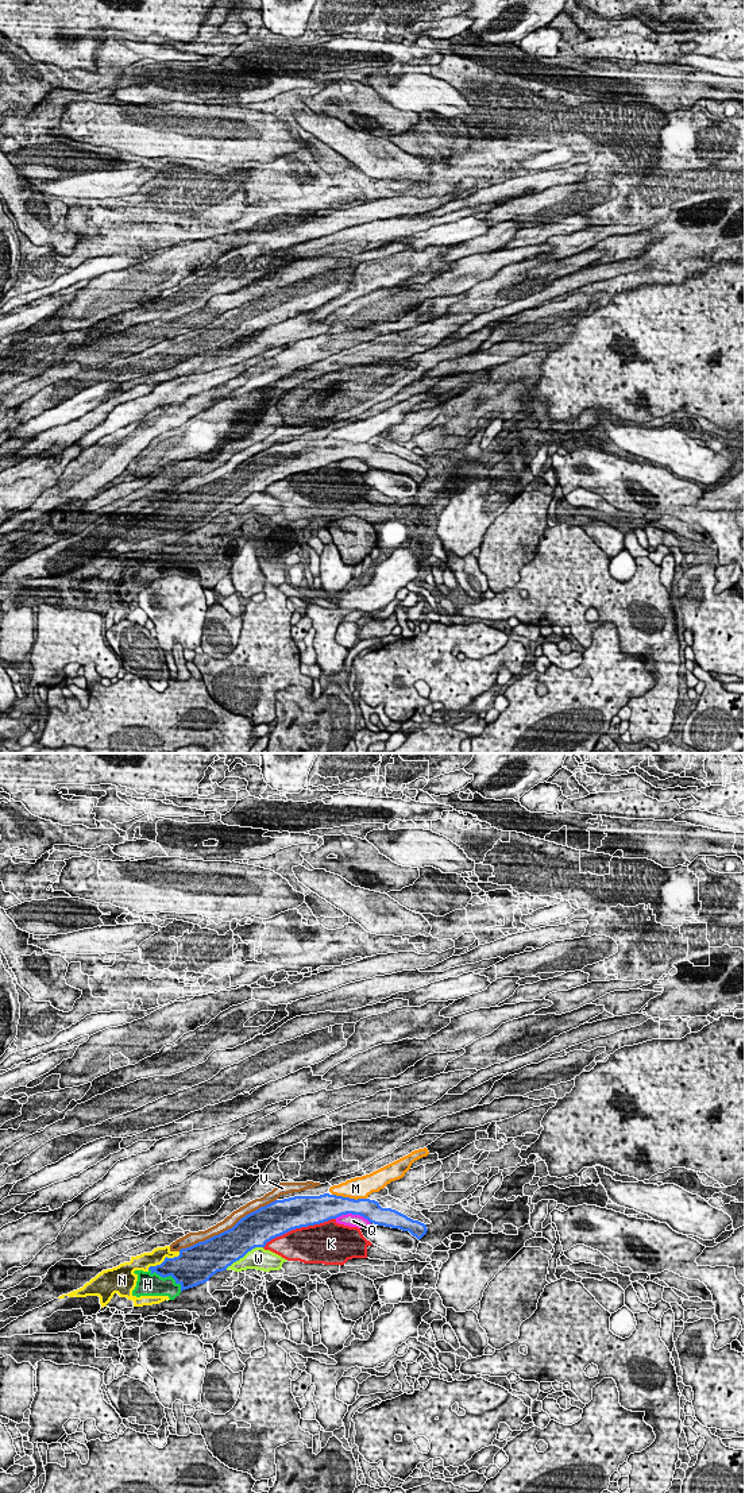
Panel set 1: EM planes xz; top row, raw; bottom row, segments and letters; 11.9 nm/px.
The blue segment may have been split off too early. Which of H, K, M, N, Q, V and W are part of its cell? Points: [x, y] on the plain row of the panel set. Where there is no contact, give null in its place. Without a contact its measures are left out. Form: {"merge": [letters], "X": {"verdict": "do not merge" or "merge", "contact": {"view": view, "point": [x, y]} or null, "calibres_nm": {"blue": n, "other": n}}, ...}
{"merge": ["H"], "H": {"verdict": "merge", "contact": {"view": "xz", "point": [168, 520]}, "calibres_nm": {"blue": 380, "other": 260}}, "K": {"verdict": "do not merge", "contact": {"view": "xz", "point": [298, 471]}, "calibres_nm": {"blue": 400, "other": 440}}, "M": {"verdict": "do not merge", "contact": {"view": "xz", "point": [348, 442]}, "calibres_nm": {"blue": 280, "other": 260}}, "N": {"verdict": "do not merge", "contact": {"view": "xz", "point": [165, 504]}, "calibres_nm": {"blue": 320, "other": 190}}, "Q": {"verdict": "do not merge", "contact": {"view": "xz", "point": [352, 458]}, "calibres_nm": {"blue": 260, "other": 160}}, "V": {"verdict": "do not merge", "contact": {"view": "xz", "point": [227, 474]}, "calibres_nm": {"blue": 400, "other": 140}}, "W": {"verdict": "do not merge", "contact": {"view": "xz", "point": [243, 500]}, "calibres_nm": {"blue": 380, "other": 260}}}

